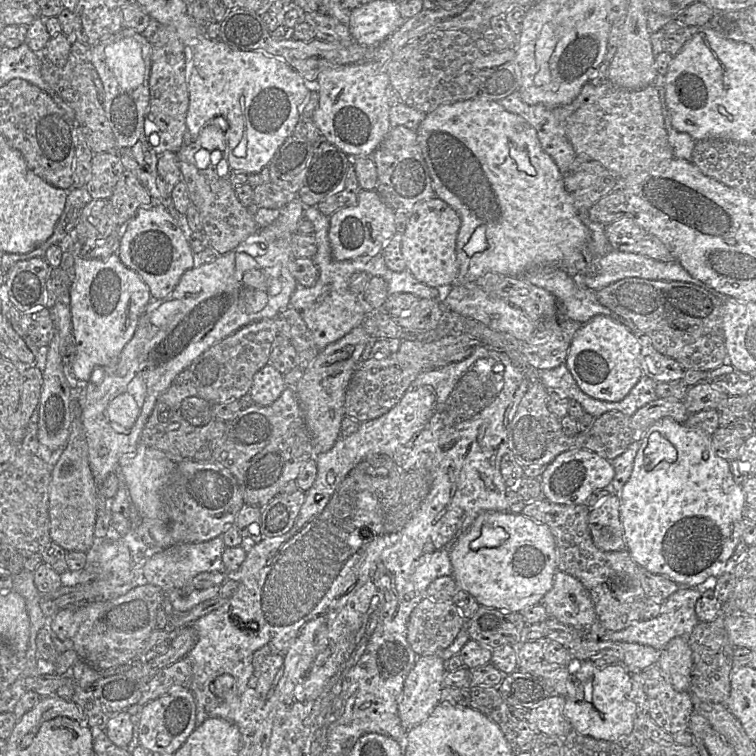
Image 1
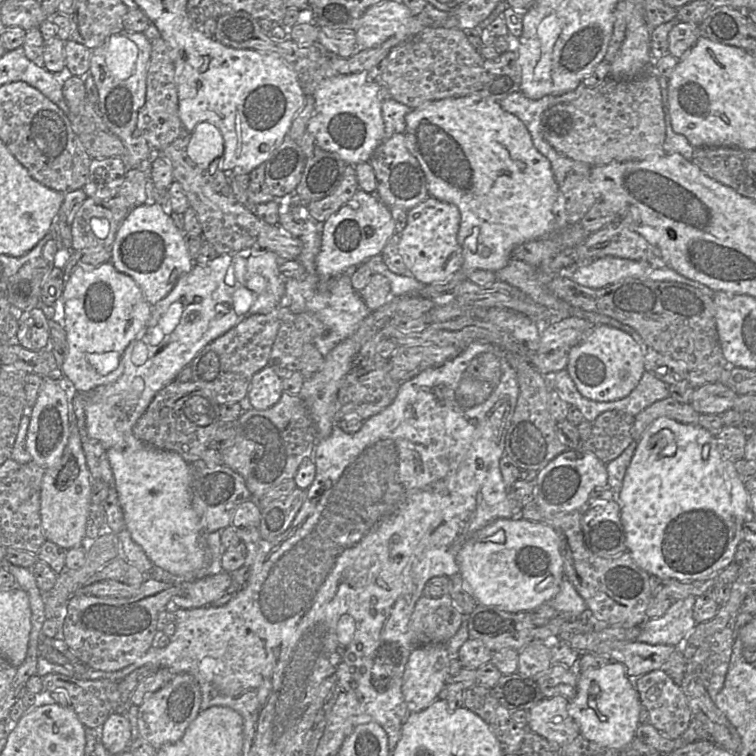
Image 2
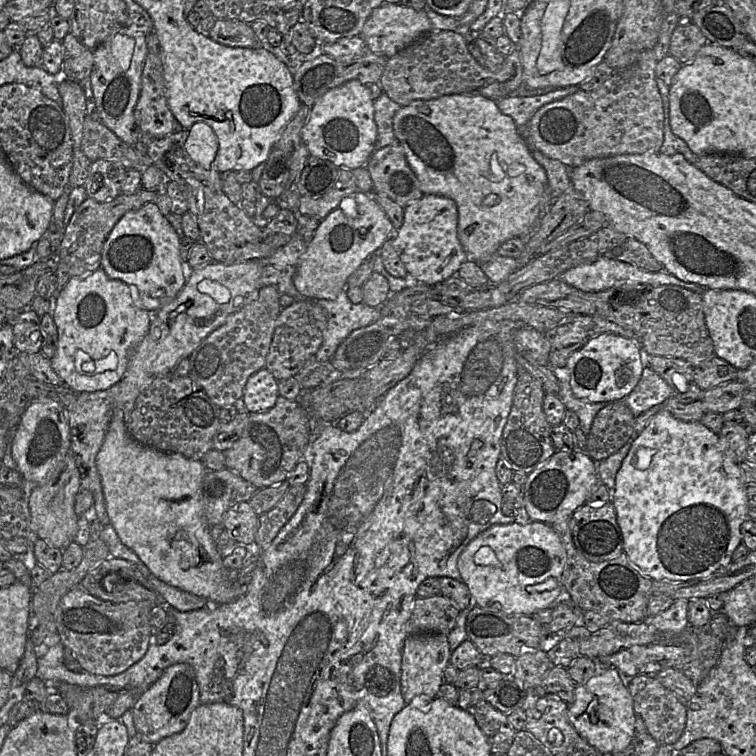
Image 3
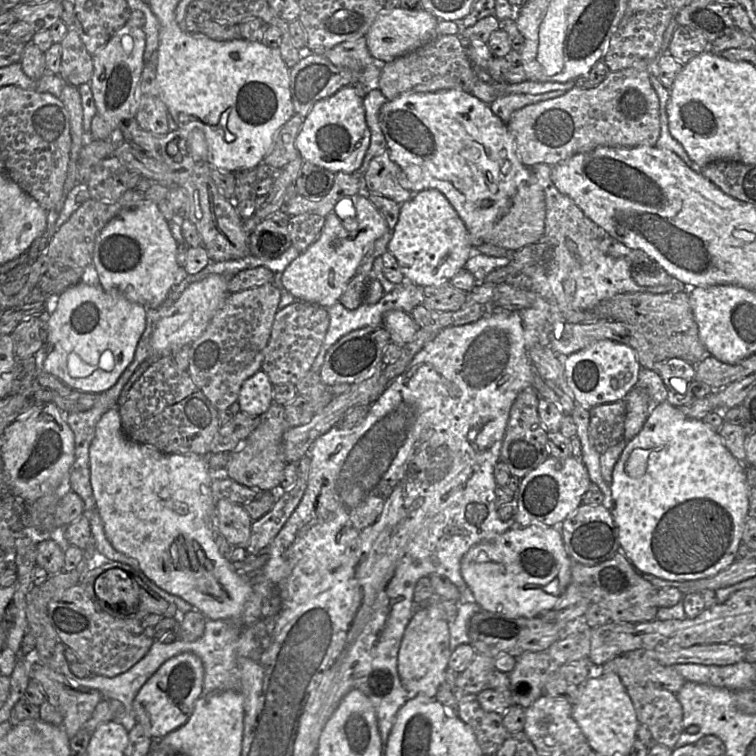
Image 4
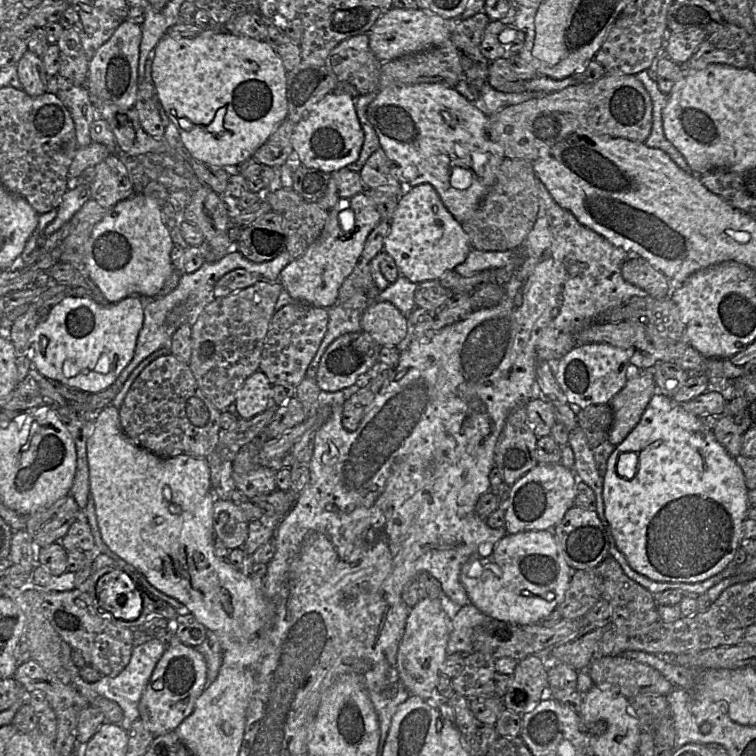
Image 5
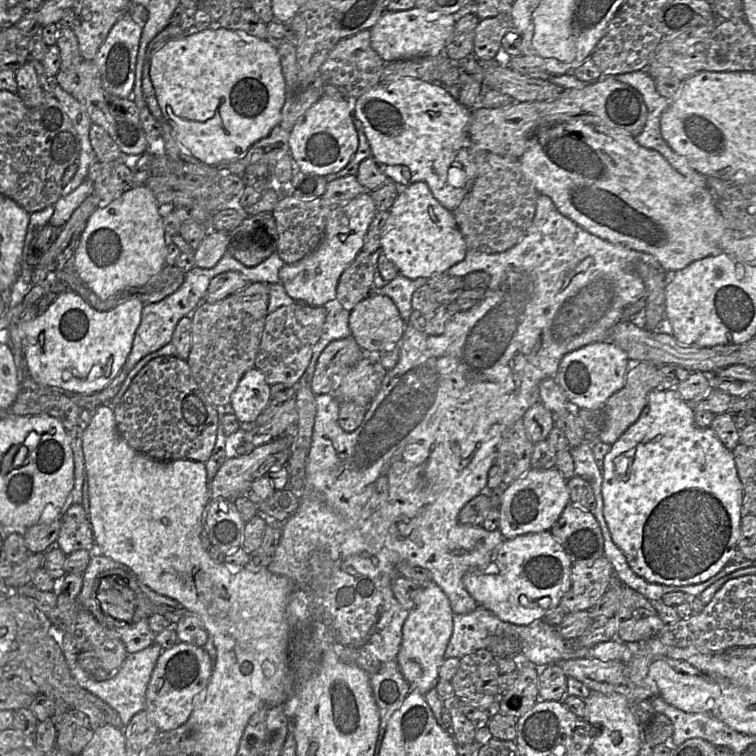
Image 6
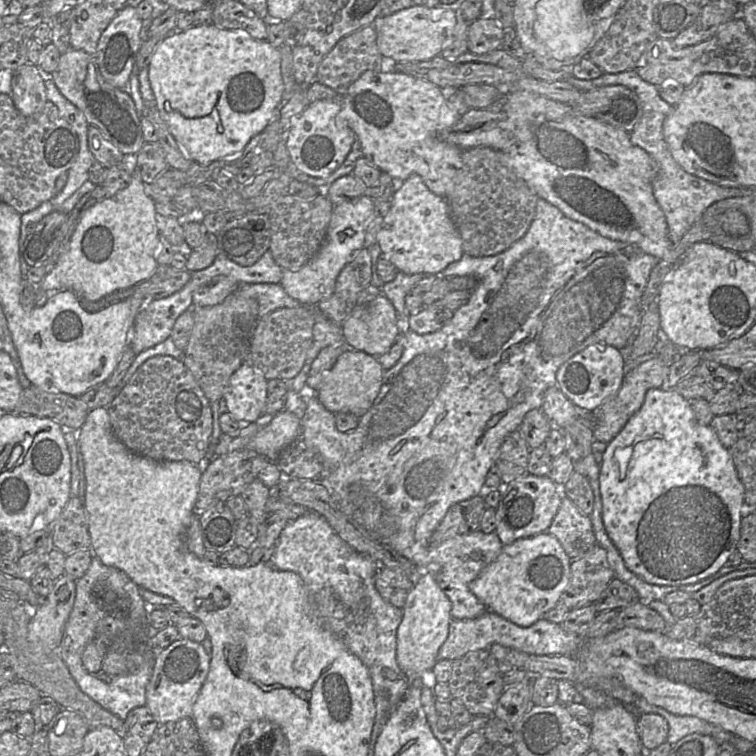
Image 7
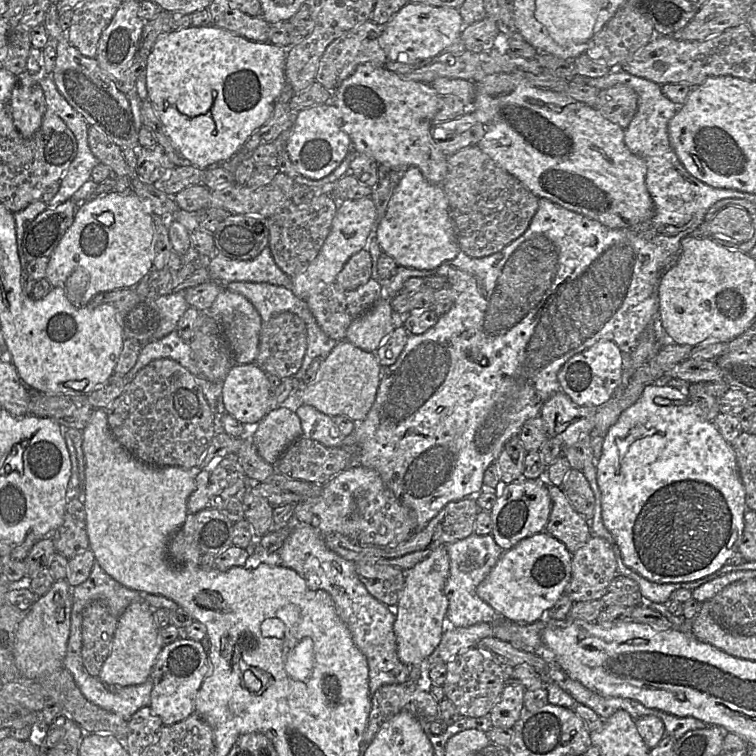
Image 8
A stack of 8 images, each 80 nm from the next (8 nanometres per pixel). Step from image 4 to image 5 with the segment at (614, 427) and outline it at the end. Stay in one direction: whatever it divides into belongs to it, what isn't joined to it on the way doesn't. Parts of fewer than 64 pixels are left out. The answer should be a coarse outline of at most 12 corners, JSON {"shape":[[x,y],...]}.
{"shape":[[609,404],[576,414],[589,446],[604,442],[613,423]]}

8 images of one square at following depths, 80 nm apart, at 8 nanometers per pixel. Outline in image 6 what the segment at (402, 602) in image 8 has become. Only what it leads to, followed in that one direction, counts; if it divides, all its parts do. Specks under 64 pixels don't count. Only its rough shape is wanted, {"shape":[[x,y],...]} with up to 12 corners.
{"shape":[[434,582],[402,627],[398,666],[422,695],[435,687],[453,611]]}

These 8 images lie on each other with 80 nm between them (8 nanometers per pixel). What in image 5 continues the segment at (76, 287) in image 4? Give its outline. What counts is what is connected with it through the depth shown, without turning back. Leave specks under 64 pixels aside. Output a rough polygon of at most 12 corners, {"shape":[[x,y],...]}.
{"shape":[[65,296],[35,328],[28,358],[83,392],[133,358],[138,297]]}

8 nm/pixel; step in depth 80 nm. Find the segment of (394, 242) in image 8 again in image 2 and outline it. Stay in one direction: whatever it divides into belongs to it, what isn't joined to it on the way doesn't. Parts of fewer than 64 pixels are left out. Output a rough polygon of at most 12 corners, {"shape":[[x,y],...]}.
{"shape":[[456,205],[407,211],[399,253],[424,285],[461,268]]}

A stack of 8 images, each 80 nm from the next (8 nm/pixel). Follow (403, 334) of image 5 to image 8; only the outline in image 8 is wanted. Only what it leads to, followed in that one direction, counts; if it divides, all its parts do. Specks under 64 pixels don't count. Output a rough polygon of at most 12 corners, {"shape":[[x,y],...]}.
{"shape":[[390,300],[355,319],[345,340],[375,352],[395,329]]}

